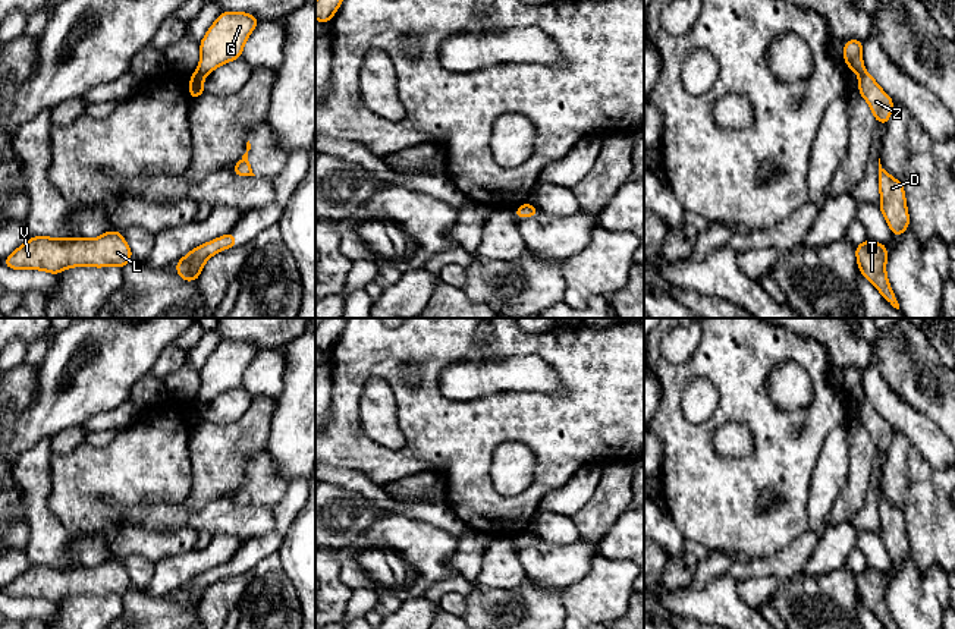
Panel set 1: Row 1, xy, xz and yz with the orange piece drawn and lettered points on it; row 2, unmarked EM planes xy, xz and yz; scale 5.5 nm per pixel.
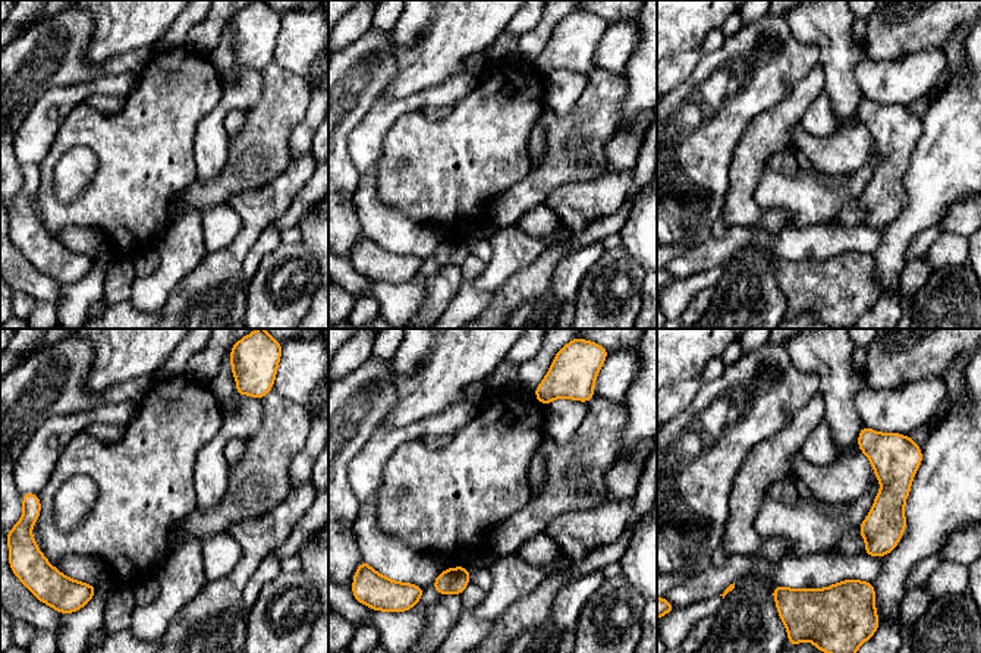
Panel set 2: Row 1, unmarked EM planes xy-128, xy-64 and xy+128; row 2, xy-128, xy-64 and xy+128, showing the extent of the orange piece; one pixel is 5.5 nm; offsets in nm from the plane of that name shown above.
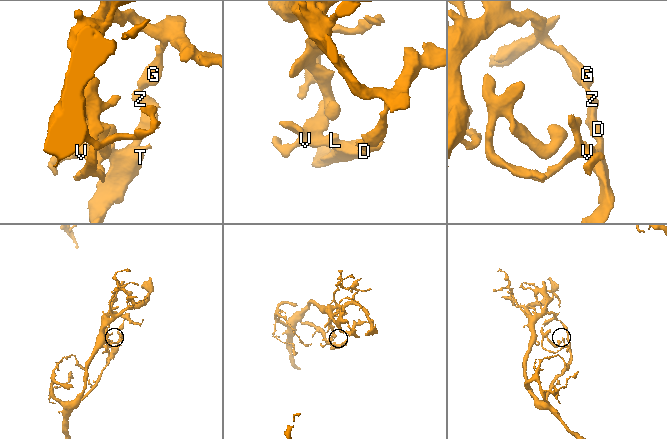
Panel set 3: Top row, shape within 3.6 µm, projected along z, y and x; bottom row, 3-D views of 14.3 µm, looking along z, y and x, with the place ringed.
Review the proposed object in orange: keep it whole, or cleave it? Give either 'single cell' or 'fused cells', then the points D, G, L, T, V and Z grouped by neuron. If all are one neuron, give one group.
fused cells; D L T V Z / G

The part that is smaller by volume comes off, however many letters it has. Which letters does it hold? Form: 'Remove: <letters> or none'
Remove: D, L, T, V, Z

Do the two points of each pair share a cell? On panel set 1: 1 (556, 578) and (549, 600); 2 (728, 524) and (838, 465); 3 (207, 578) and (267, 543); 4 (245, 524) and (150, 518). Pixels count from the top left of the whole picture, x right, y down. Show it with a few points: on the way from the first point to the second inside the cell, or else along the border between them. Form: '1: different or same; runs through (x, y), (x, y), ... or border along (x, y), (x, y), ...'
1: different; border along (525, 578), (547, 588), (562, 590)
2: different; border along (822, 447), (811, 477), (807, 513)
3: same; runs through (222, 571), (239, 565), (253, 552)
4: same; runs through (222, 519), (173, 518)

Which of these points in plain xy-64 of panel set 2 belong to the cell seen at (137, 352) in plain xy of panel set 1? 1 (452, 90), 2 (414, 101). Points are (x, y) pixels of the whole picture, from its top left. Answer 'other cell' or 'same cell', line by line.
1: other cell
2: other cell

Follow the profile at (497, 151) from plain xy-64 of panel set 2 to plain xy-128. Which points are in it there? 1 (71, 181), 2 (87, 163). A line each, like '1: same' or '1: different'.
1: different
2: different

